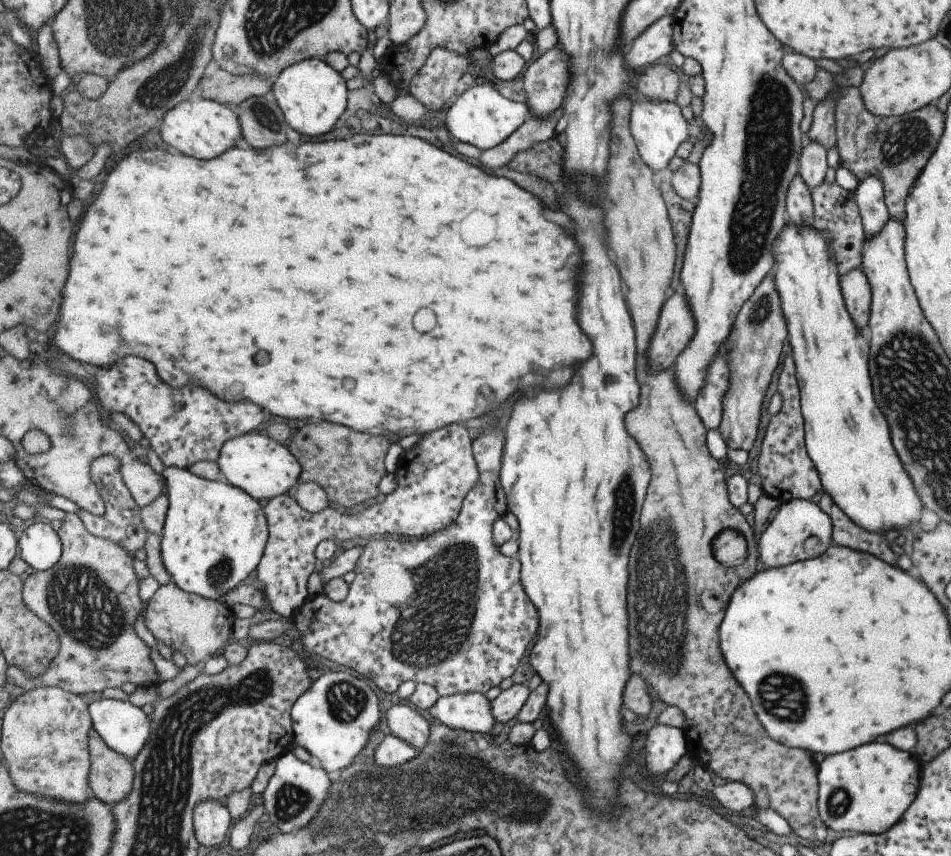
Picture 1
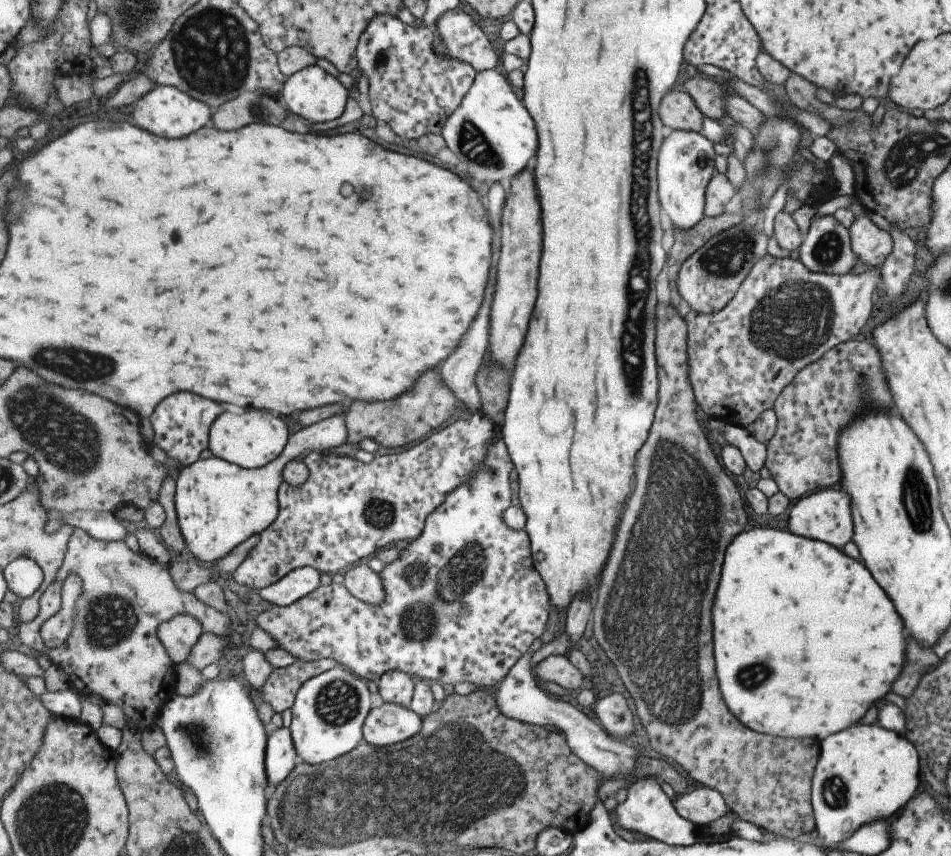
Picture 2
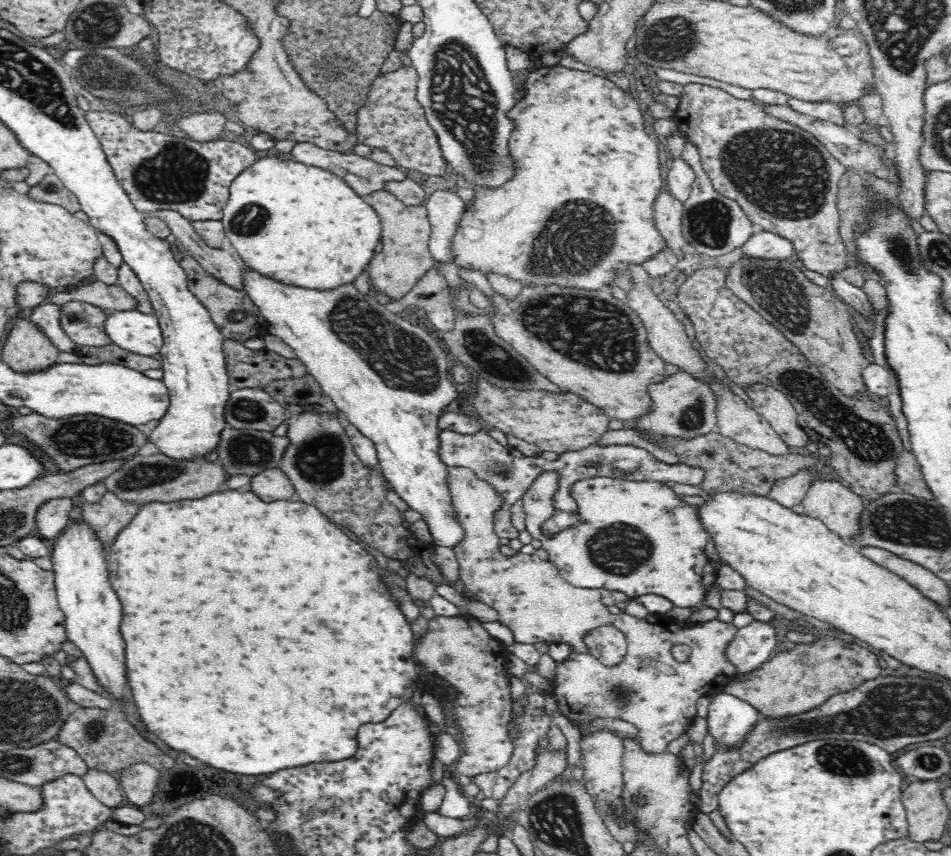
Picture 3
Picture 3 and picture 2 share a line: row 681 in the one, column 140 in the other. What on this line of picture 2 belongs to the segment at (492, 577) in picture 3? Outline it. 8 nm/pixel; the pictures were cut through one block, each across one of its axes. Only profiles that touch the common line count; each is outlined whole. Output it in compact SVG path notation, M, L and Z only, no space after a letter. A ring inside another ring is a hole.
M77 528L69 542L67 558L59 570L57 582L43 594L41 614L31 624L19 626L19 638L39 654L47 654L51 662L65 670L71 690L87 696L101 696L107 704L121 708L127 724L137 728L155 728L161 716L161 706L175 698L177 678L173 662L167 656L167 646L161 642L159 628L183 614L195 616L203 624L203 634L217 634L229 650L231 630L237 628L235 616L205 604L195 592L183 592L173 582L167 564L151 560L143 552L133 552L125 542L105 542ZM77 572L85 582L85 594L79 598L79 616L67 644L49 648L43 640L43 624L61 612L63 586Z

